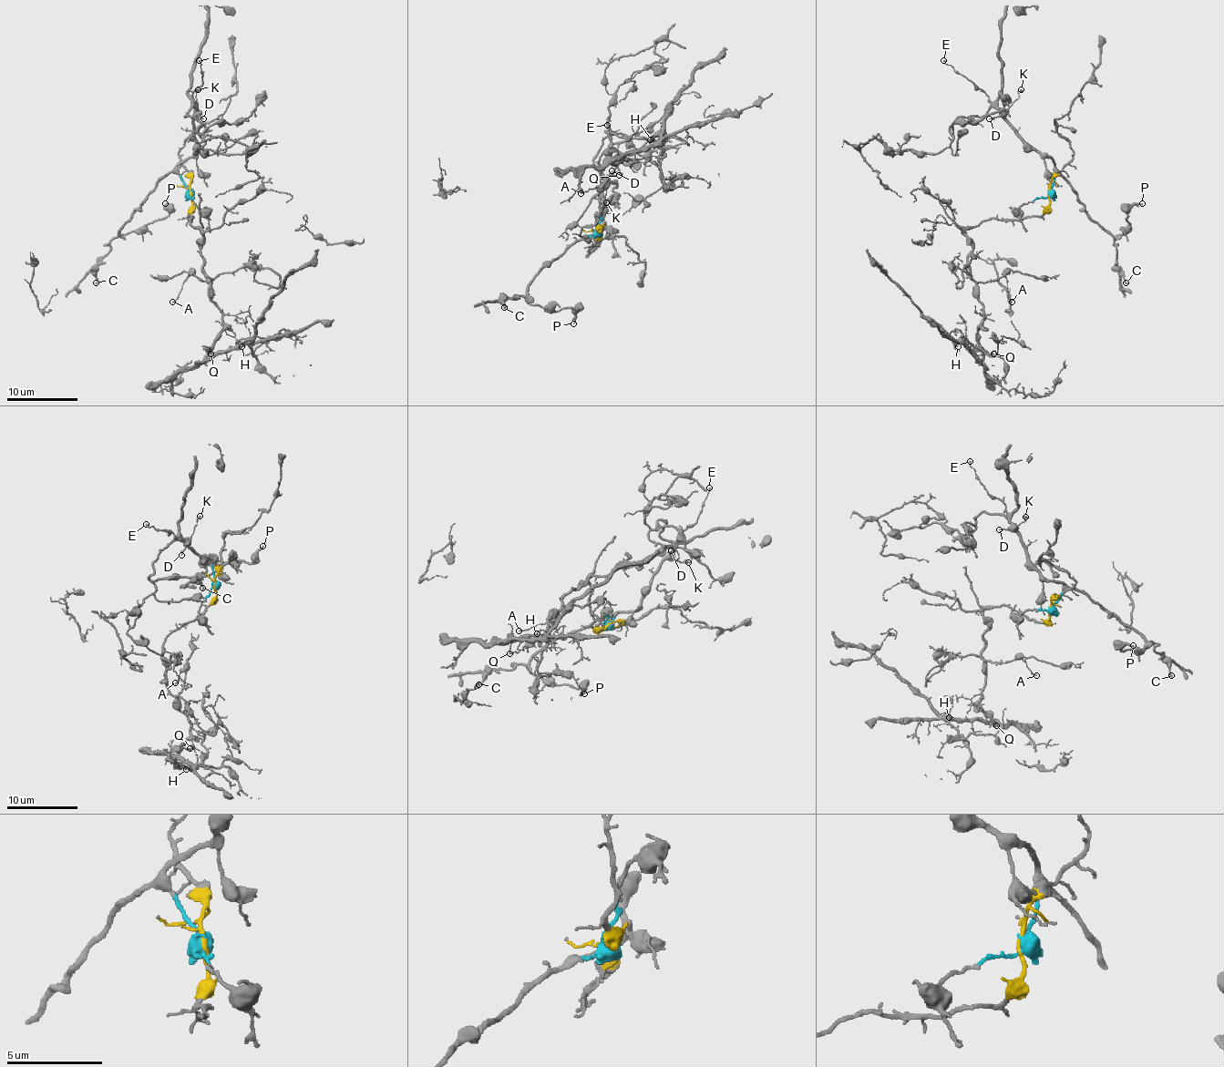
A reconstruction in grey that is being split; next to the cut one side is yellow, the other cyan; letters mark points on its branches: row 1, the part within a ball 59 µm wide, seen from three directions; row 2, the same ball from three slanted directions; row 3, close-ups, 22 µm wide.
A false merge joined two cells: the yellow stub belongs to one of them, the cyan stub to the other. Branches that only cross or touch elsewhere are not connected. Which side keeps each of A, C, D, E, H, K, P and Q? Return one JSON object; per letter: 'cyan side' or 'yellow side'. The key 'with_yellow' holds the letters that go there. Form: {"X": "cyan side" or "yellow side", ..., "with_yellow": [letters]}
{"A": "yellow side", "C": "cyan side", "D": "cyan side", "E": "cyan side", "H": "yellow side", "K": "cyan side", "P": "cyan side", "Q": "yellow side", "with_yellow": ["A", "H", "Q"]}

